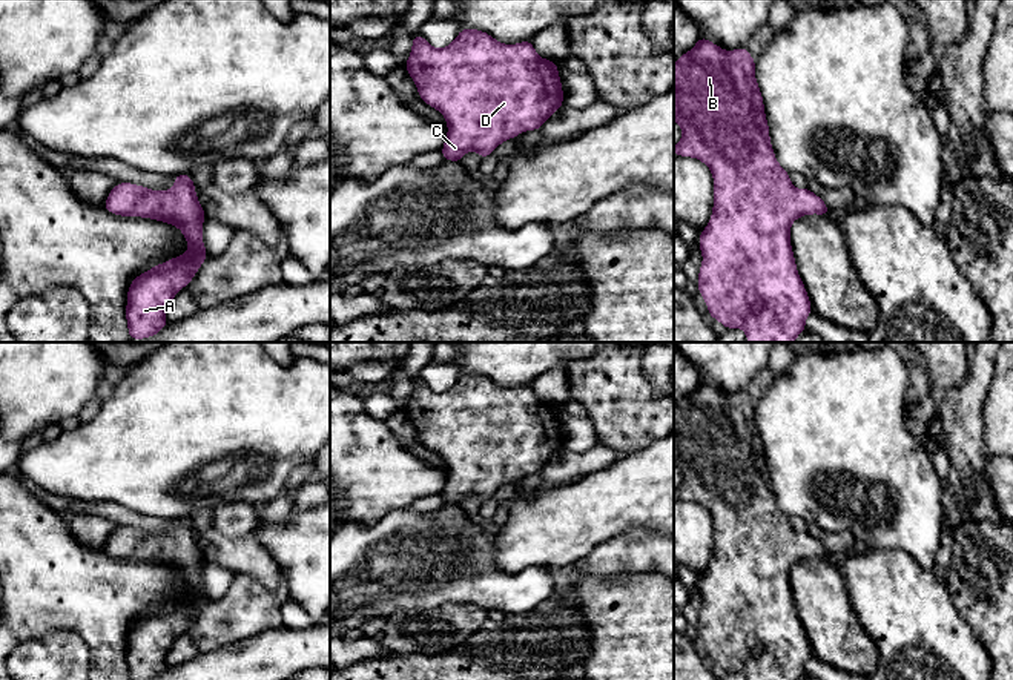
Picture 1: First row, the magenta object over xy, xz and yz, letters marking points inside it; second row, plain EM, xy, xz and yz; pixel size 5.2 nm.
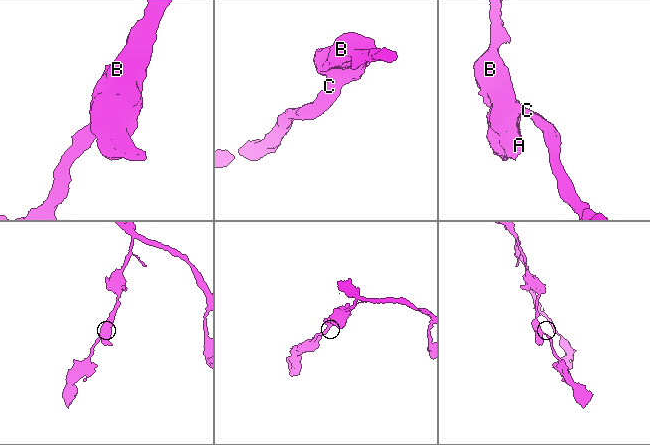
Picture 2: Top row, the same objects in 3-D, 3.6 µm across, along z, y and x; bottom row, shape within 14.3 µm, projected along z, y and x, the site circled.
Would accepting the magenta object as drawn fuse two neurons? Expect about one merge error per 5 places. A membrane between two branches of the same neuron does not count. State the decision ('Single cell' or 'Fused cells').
Single cell

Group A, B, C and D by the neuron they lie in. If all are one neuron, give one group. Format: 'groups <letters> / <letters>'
groups A B C D

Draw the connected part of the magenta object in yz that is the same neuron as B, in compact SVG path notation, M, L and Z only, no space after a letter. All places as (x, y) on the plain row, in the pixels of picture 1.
M700 381L689 396L681 398L674 407L674 465L683 476L674 497L703 505L714 522L712 559L698 580L703 606L697 625L709 660L724 672L743 672L746 680L798 680L806 674L806 662L813 654L794 603L790 569L804 559L829 560L829 551L809 531L795 533L789 517L778 508L770 490L763 439L755 424L755 404L747 391L728 396Z

